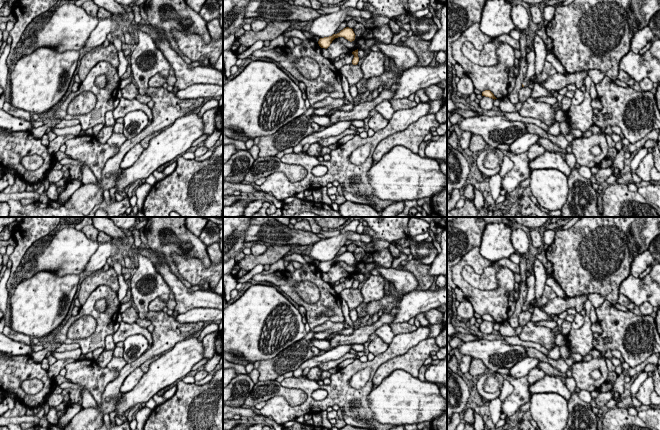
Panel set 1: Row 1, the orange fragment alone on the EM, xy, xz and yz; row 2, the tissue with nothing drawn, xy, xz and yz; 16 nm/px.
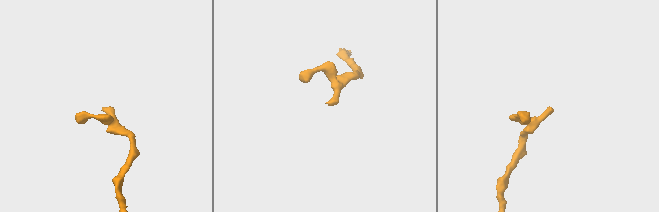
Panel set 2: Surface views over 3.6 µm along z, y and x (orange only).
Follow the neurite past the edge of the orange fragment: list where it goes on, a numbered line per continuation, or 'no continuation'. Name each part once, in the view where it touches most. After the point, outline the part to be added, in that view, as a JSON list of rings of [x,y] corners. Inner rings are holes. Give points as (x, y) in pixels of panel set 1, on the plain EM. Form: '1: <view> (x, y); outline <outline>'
1: yz (530, 280); outline [[[534,264],[531,266],[530,276],[526,279],[528,285],[528,291],[526,296],[526,301],[523,305],[524,311],[527,311],[528,305],[533,299],[535,299],[535,273],[534,273]]]

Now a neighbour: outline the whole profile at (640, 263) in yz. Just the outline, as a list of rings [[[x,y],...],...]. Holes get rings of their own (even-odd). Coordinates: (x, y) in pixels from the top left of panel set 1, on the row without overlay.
[[[649,250],[638,254],[631,263],[631,275],[639,278],[639,275],[644,272],[648,266],[653,266],[654,260]]]

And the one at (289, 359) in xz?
[[[301,339],[290,345],[277,356],[270,360],[260,361],[257,368],[259,371],[259,381],[275,380],[287,372],[295,371],[299,366],[314,356],[311,347],[305,339]]]

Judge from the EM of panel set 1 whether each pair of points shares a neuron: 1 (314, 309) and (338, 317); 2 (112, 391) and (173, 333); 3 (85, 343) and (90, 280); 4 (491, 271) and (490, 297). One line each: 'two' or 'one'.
1: one
2: one
3: two
4: two

